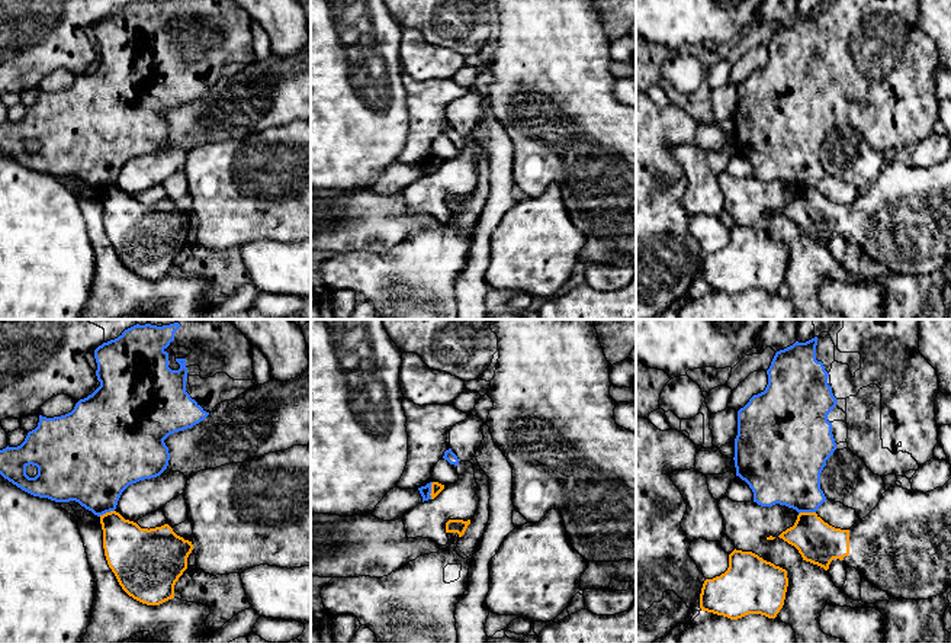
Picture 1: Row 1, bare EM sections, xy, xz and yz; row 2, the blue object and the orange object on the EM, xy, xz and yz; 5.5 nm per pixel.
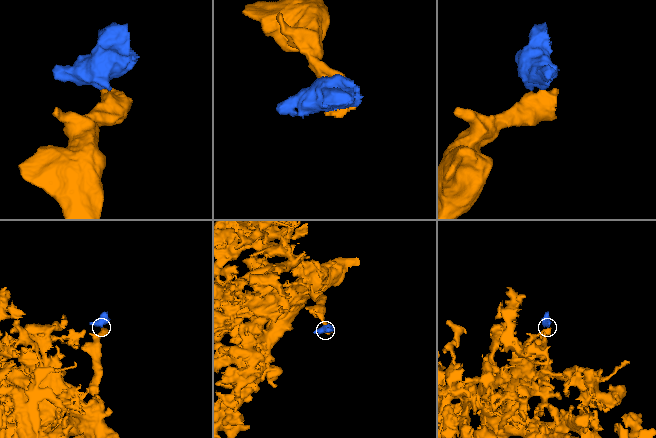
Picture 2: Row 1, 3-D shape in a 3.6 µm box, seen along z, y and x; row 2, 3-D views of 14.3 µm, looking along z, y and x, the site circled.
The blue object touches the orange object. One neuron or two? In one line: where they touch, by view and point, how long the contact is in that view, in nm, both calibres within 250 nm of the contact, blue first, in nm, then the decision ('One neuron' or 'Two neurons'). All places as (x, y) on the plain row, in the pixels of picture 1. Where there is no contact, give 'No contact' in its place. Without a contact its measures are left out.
Touches blue at xz (430, 166). Shared border 100 nm. Thickness 60 nm (blue) against 60 nm. Two neurons

